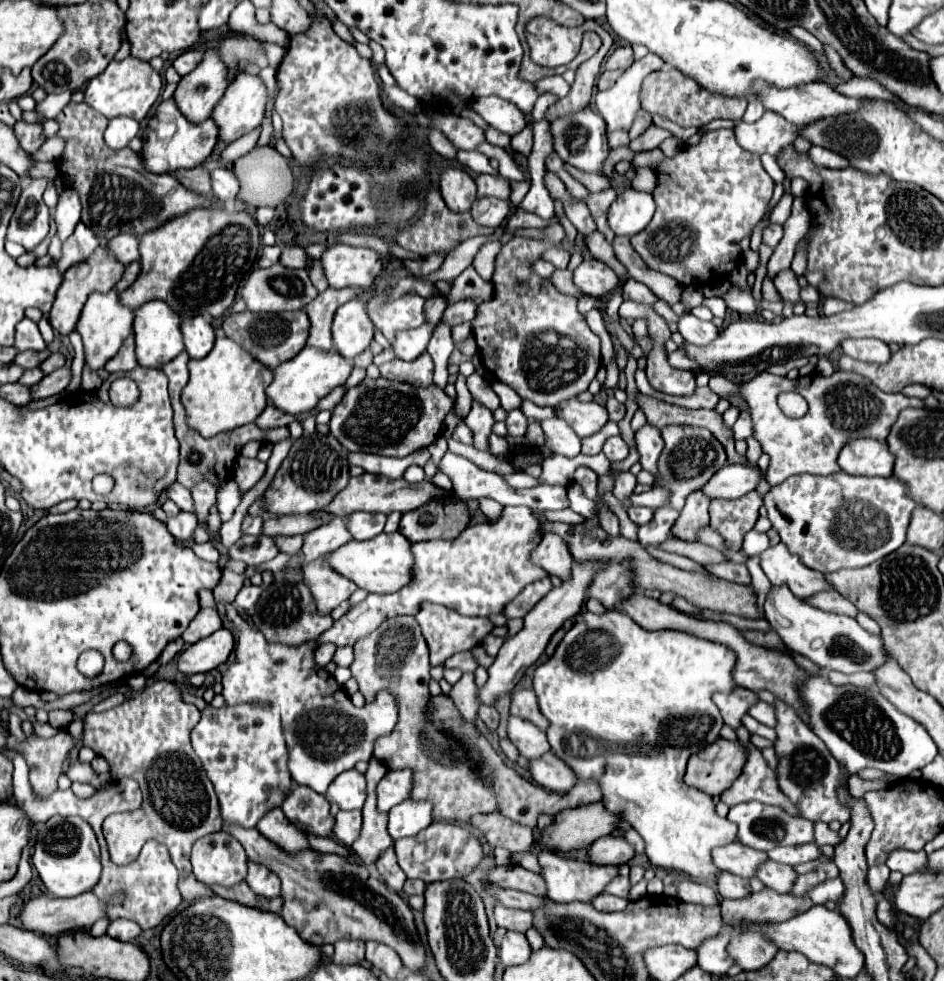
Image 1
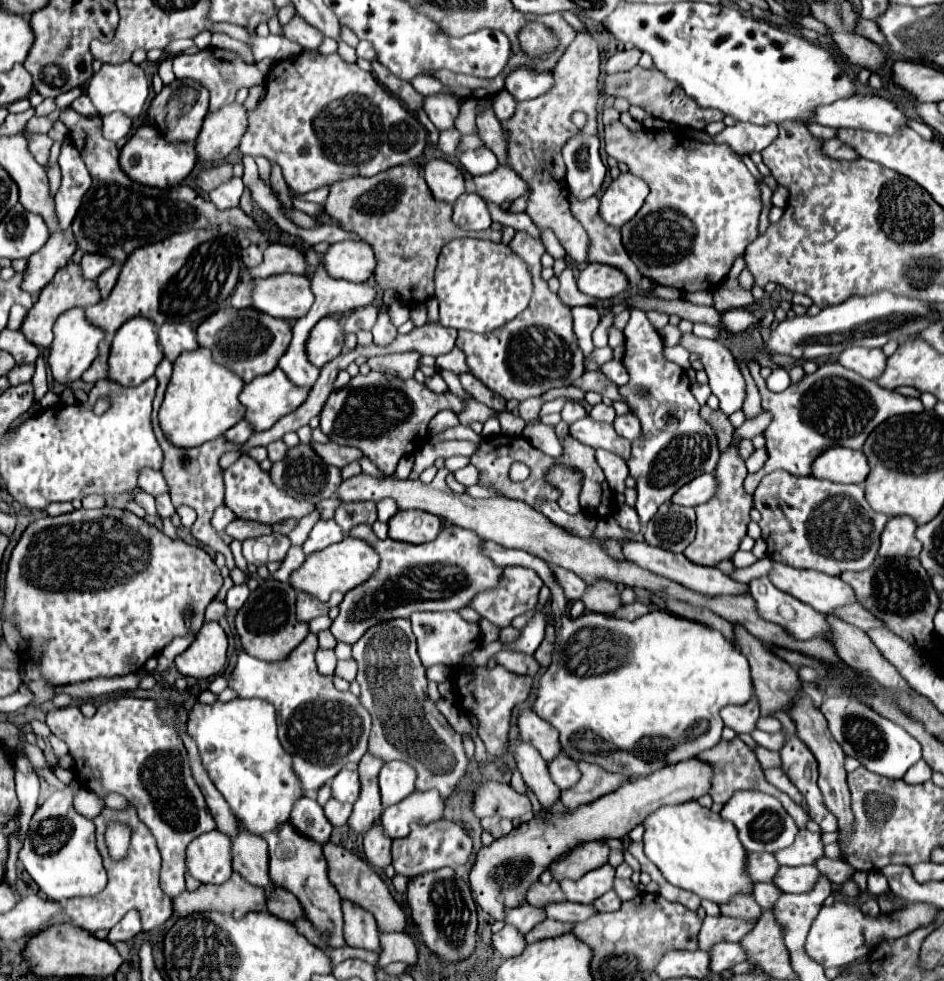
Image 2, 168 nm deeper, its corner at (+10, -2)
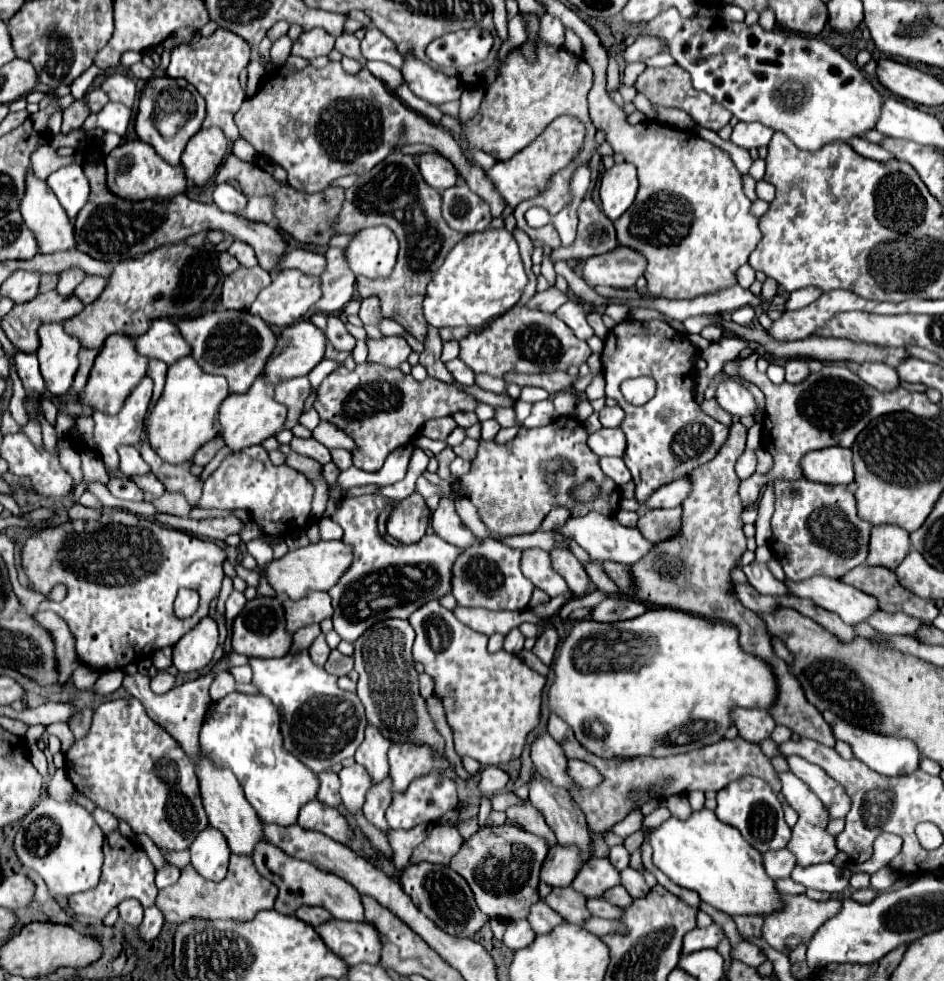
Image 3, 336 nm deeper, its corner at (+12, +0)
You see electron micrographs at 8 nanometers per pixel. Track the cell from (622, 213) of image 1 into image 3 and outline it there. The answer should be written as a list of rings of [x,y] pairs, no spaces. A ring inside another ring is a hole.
[[[620,163],[608,169],[600,181],[600,199],[606,217],[616,221],[634,203],[636,191],[638,177],[634,165]]]

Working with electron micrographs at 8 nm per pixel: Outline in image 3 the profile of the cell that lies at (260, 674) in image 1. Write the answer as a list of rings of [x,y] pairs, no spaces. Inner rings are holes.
[[[302,649],[298,653],[288,653],[282,659],[250,659],[248,661],[252,667],[252,685],[258,689],[258,695],[268,697],[274,707],[280,711],[282,723],[280,731],[284,737],[284,749],[292,753],[296,759],[300,759],[312,773],[324,773],[330,771],[334,763],[340,763],[348,757],[354,757],[358,745],[364,741],[364,731],[366,731],[366,717],[364,717],[364,705],[358,699],[356,693],[342,691],[336,685],[336,675],[326,673],[324,667],[318,667],[312,663],[308,649]]]

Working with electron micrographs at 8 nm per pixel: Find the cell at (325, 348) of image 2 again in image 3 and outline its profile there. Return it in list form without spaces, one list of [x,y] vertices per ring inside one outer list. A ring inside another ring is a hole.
[[[298,321],[282,331],[276,351],[266,363],[264,377],[278,383],[292,377],[308,375],[326,353],[326,333],[312,321]]]

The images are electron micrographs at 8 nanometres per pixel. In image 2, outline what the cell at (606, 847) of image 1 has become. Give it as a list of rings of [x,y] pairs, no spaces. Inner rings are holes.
[[[590,841],[590,843],[580,843],[576,847],[572,847],[572,851],[568,851],[564,857],[556,859],[550,865],[550,873],[554,877],[554,881],[564,881],[564,879],[580,879],[584,873],[604,865],[608,861],[608,853],[610,849],[602,843]]]

